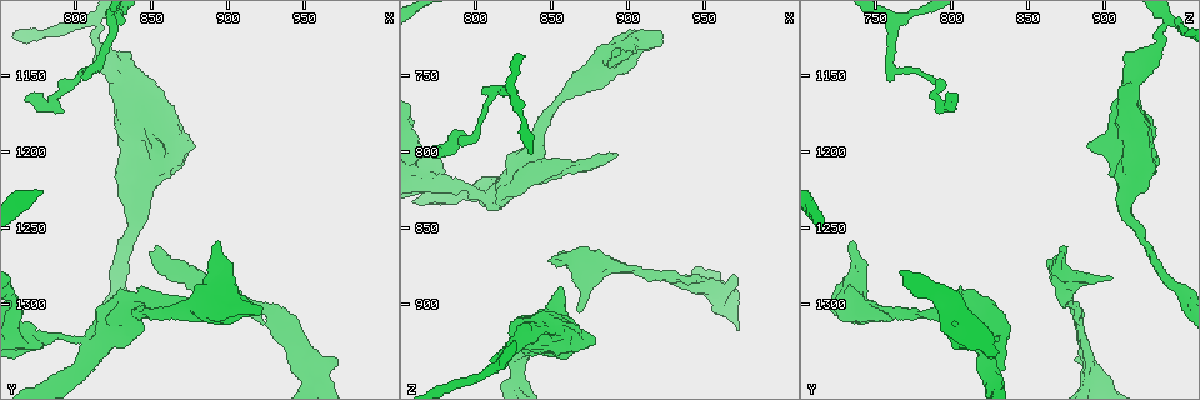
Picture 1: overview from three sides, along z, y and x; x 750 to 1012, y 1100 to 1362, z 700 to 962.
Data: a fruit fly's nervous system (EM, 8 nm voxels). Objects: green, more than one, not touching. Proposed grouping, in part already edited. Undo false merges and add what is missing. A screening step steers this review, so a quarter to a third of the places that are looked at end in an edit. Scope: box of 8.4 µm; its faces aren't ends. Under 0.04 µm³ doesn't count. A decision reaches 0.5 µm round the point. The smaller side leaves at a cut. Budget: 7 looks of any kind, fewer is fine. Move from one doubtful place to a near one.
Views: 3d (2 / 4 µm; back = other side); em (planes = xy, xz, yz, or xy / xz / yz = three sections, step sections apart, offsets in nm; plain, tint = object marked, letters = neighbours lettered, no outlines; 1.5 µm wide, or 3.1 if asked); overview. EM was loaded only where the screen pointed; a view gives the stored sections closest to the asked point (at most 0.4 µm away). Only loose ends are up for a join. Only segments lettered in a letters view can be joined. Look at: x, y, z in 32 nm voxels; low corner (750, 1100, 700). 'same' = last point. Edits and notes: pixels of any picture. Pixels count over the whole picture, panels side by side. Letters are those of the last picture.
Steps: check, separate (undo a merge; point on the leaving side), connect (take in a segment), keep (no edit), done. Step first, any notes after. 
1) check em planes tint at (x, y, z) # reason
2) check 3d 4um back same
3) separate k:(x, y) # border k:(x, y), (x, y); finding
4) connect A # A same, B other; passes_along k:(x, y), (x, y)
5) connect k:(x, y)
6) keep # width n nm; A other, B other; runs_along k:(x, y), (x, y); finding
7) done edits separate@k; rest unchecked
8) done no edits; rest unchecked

check em planes letters at (838, 1252, 924) # calibre changes

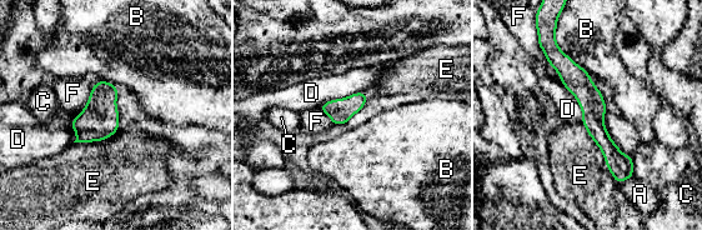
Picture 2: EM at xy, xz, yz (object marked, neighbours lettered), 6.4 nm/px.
keep # A other, B other, C other, D other, E other, F other; runs_along 2:(551, 41), (617, 170); one neuron here

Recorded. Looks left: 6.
check em planes plain at (814, 1326, 826) # small branch off a trunk

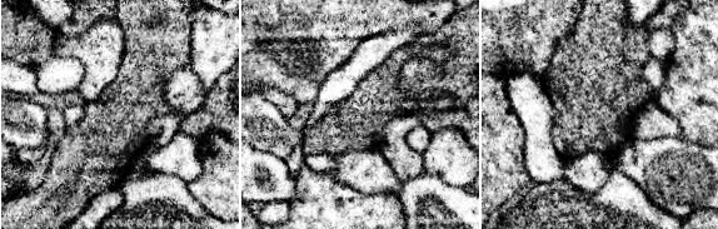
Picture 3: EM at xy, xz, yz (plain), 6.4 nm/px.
check em planes tint same

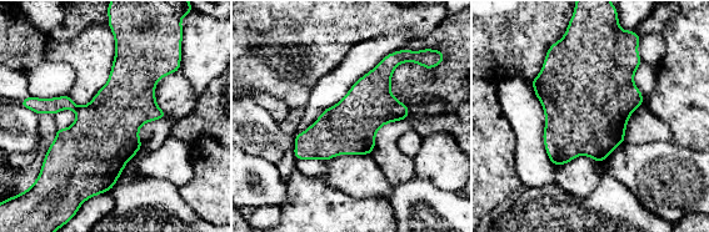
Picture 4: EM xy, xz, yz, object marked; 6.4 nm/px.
check em planes letters same

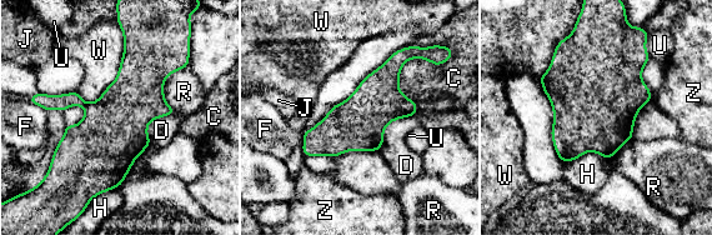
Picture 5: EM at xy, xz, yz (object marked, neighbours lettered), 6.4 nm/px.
separate 5:(63, 101) # width 360 nm; C other, D other, F other, H other, J other, R other, U other, W other, Z other; border 5:(86, 103), (83, 106); two neurons meet here

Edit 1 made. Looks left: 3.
check em xy step 4 tint at (784, 1168, 794) # sharp bend

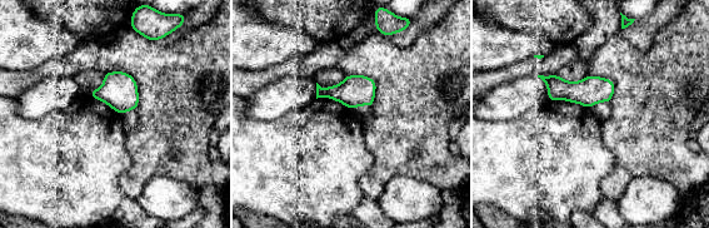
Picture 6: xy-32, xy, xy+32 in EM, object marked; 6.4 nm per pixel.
check em planes letters same # another direction

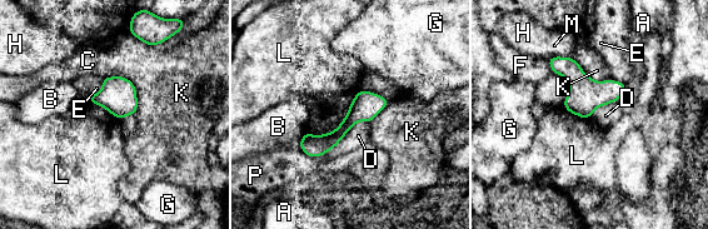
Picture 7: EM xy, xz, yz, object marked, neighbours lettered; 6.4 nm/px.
keep # A other, B other, C other, D other, E other, F other, G other, H other, K other, L other, M other, P other; border 7:(103, 78), (103, 85), (93, 94); continuous, no second neuron

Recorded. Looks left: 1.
done edits separate@5; rest unchecked

